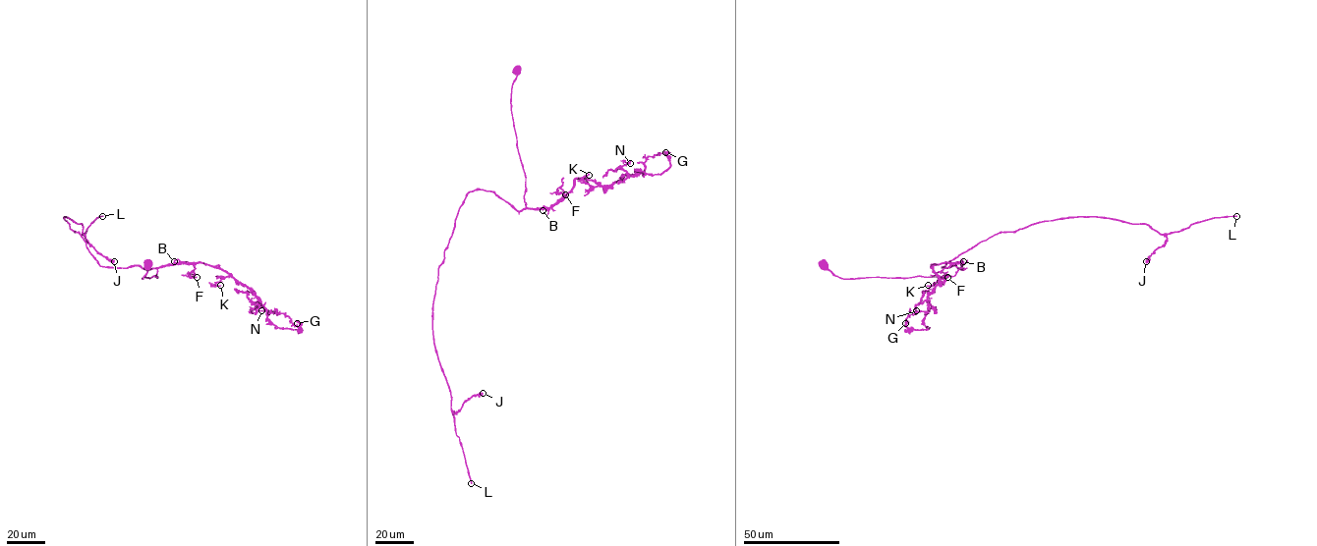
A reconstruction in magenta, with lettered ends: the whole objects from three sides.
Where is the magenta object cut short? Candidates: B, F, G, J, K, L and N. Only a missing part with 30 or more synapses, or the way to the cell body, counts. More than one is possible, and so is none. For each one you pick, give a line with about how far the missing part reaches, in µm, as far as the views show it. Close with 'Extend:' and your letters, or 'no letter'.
L: missing 80 µm
Extend: L

